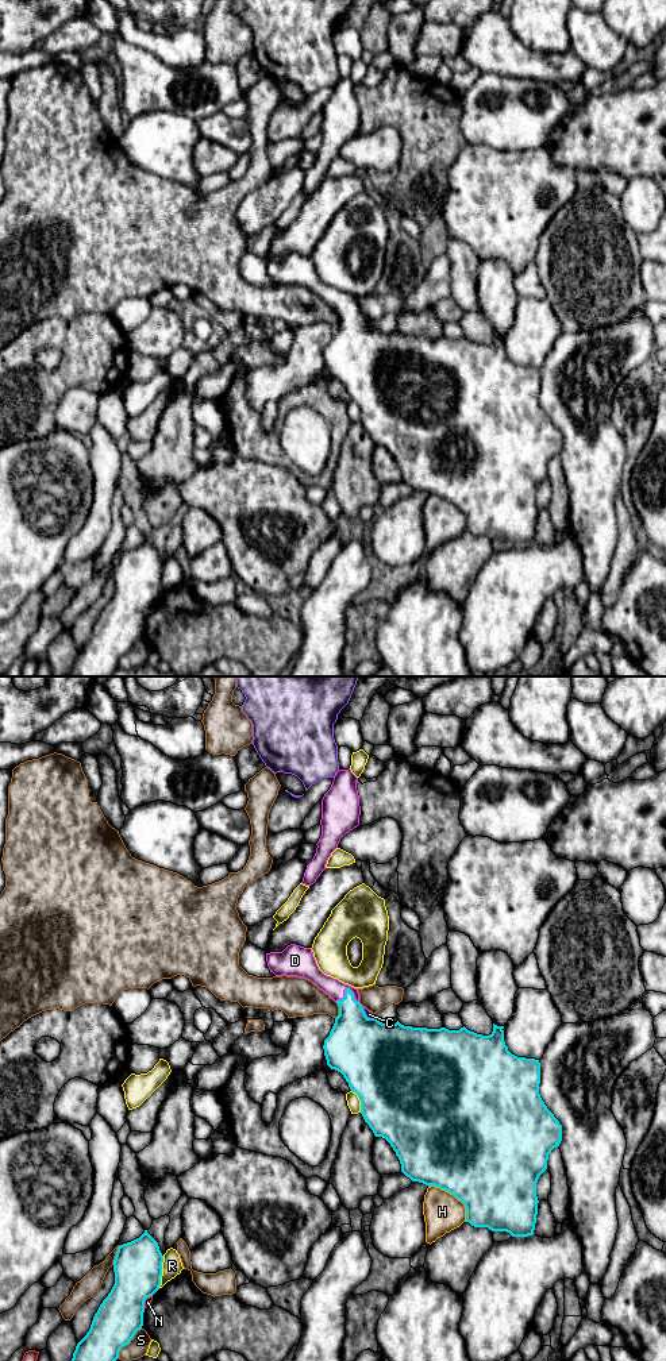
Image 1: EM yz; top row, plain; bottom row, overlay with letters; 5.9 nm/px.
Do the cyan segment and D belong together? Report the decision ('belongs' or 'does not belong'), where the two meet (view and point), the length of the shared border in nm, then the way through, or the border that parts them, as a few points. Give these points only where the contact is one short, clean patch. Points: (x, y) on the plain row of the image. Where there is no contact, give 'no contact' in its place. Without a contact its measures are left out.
belongs | yz (346, 297) | 140 nm | across yz (353, 338), (346, 297), (334, 297), (310, 278)

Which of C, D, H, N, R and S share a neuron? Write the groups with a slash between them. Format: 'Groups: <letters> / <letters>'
Groups: C / D / H / N / R / S

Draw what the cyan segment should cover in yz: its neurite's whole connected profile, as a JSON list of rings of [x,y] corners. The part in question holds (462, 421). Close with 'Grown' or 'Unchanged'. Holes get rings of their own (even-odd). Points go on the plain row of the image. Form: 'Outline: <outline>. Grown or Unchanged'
Outline: [[[296,252],[282,261],[266,262],[270,281],[276,285],[299,285],[311,289],[339,315],[339,324],[324,348],[327,374],[343,383],[361,409],[361,423],[376,446],[385,447],[401,473],[401,481],[412,490],[435,494],[453,502],[466,516],[466,531],[474,536],[507,540],[512,545],[534,544],[538,505],[536,491],[547,478],[551,459],[562,450],[562,433],[547,417],[539,402],[540,371],[517,366],[508,359],[504,335],[493,332],[489,344],[465,335],[459,339],[427,338],[380,331],[367,327],[359,312],[358,297],[324,284],[311,257]]]. Grown

